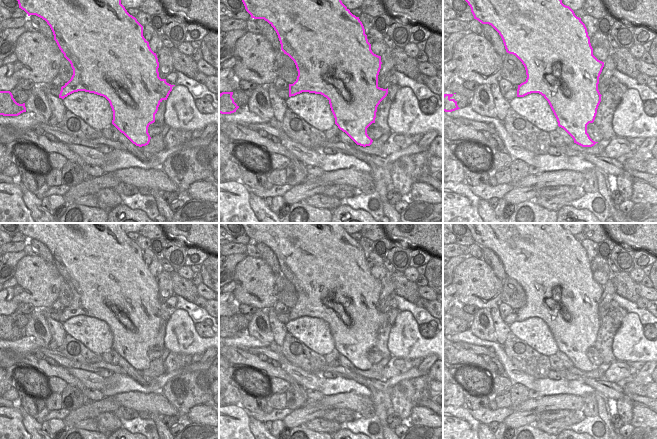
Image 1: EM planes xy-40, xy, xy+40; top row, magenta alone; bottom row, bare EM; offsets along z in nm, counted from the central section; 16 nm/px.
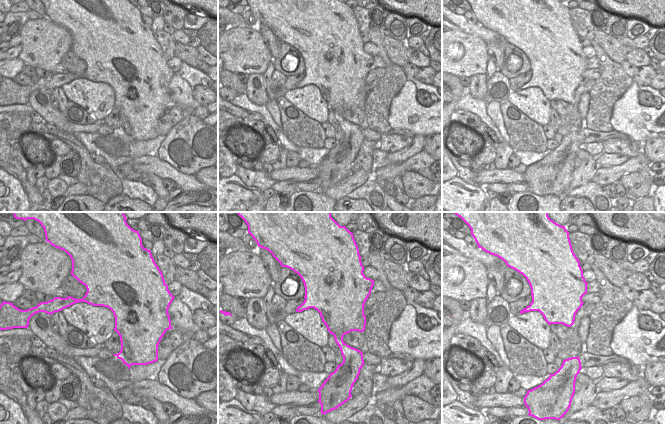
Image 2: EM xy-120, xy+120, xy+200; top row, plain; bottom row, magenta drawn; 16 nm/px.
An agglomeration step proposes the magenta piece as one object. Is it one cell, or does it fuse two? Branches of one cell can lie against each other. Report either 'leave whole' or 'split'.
leave whole

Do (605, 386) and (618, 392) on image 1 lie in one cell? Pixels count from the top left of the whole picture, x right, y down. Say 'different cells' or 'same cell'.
same cell

